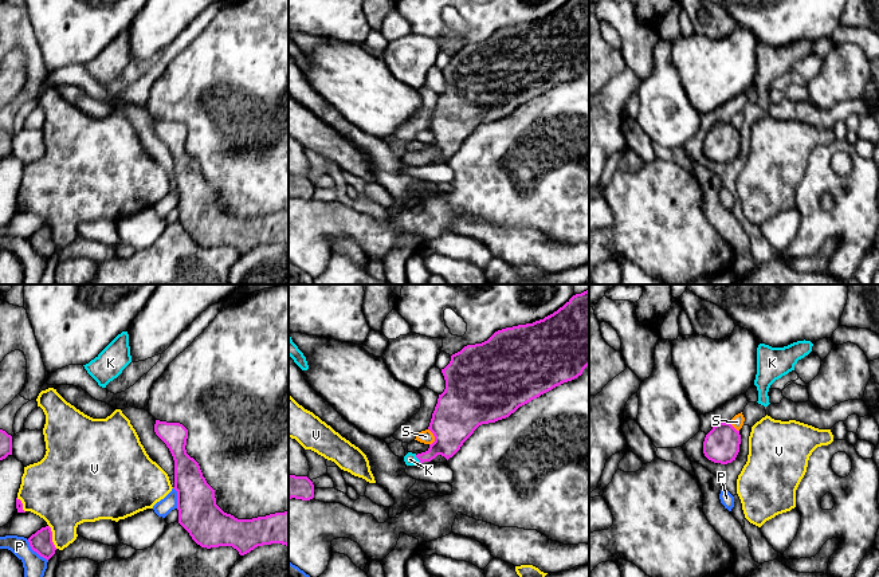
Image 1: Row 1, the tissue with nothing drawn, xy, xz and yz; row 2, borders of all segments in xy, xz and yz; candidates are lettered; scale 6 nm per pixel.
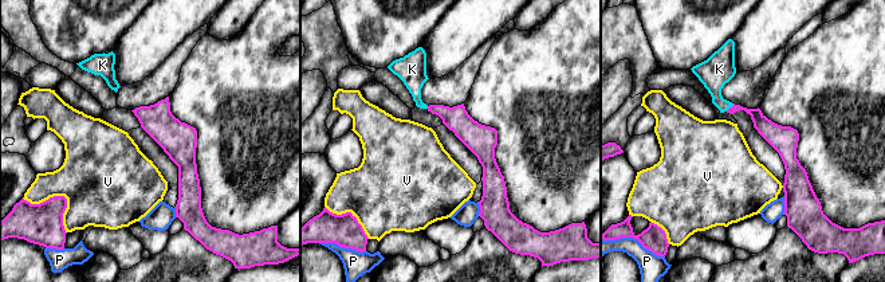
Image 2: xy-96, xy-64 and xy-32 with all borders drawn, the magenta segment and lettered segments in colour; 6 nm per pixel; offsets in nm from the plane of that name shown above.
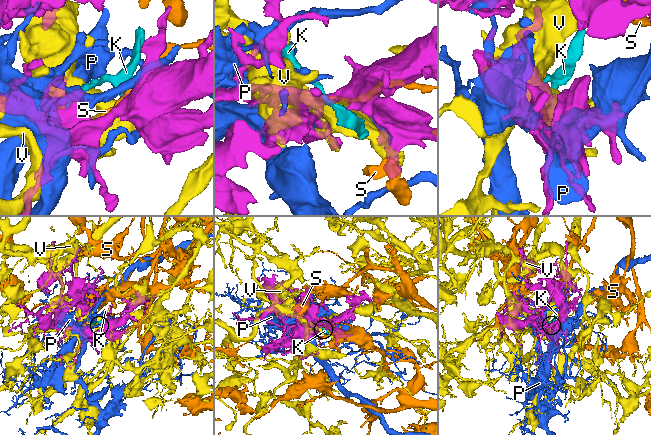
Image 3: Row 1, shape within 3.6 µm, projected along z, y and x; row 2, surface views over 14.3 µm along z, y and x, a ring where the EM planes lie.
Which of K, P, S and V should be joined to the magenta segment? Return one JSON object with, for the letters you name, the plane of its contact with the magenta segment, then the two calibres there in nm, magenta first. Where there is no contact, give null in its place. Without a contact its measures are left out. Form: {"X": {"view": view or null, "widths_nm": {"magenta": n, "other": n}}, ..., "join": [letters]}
{"K": {"view": "xz", "widths_nm": {"magenta": 200, "other": 70}}, "join": ["K"]}

